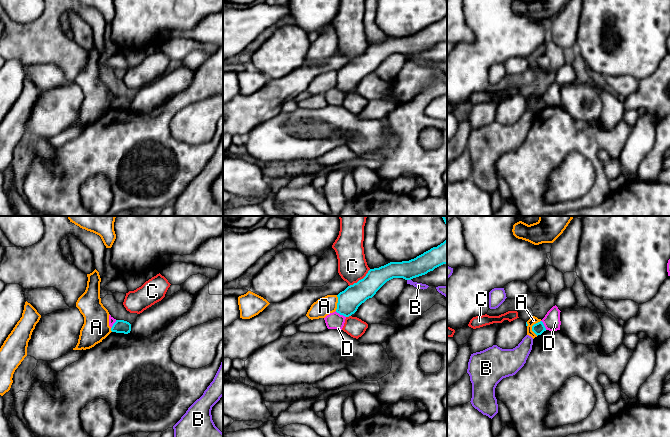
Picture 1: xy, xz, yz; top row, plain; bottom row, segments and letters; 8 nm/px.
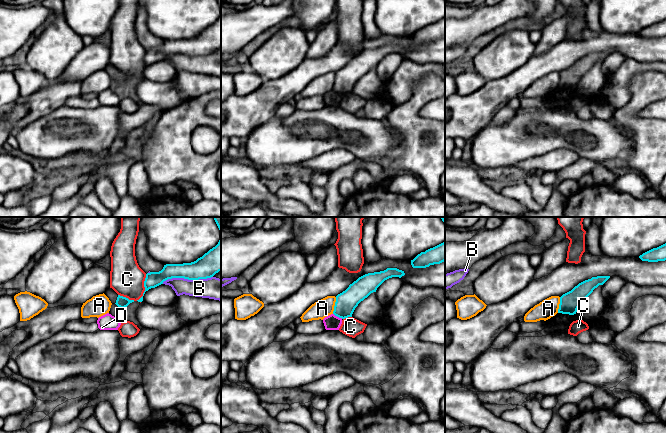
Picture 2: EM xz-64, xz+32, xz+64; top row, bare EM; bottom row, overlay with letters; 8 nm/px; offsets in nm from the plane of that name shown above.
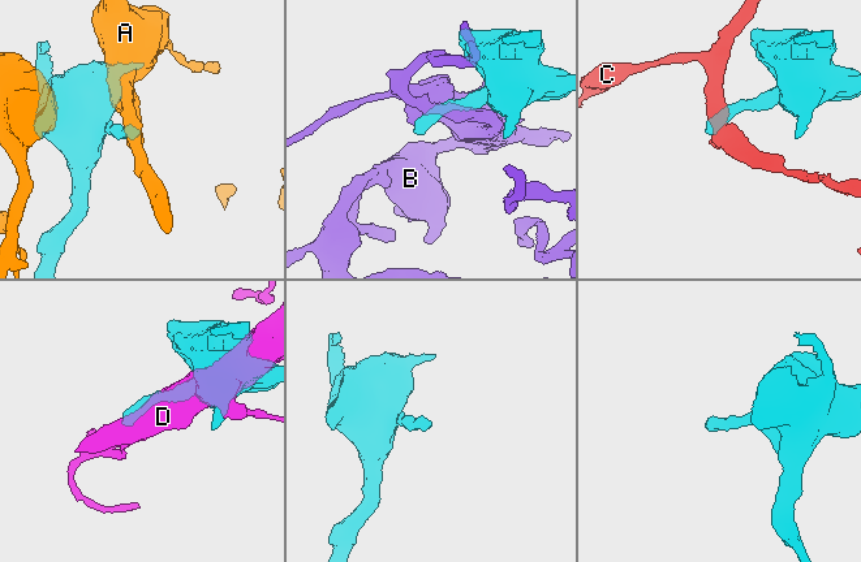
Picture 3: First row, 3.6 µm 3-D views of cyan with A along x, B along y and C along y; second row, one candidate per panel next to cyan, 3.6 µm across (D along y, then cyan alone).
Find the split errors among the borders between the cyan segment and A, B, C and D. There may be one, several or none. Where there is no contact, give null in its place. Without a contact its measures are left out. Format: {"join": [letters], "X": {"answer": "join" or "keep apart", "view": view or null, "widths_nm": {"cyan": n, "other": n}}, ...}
{"join": [], "A": {"answer": "keep apart", "view": "yz", "widths_nm": {"cyan": 90, "other": 60}}, "B": {"answer": "keep apart", "view": "xz", "widths_nm": {"cyan": 160, "other": 50}}, "C": {"answer": "keep apart", "view": "xz", "widths_nm": {"cyan": 180, "other": 240}}, "D": {"answer": "keep apart", "view": "xz", "widths_nm": {"cyan": 180, "other": 130}}}

